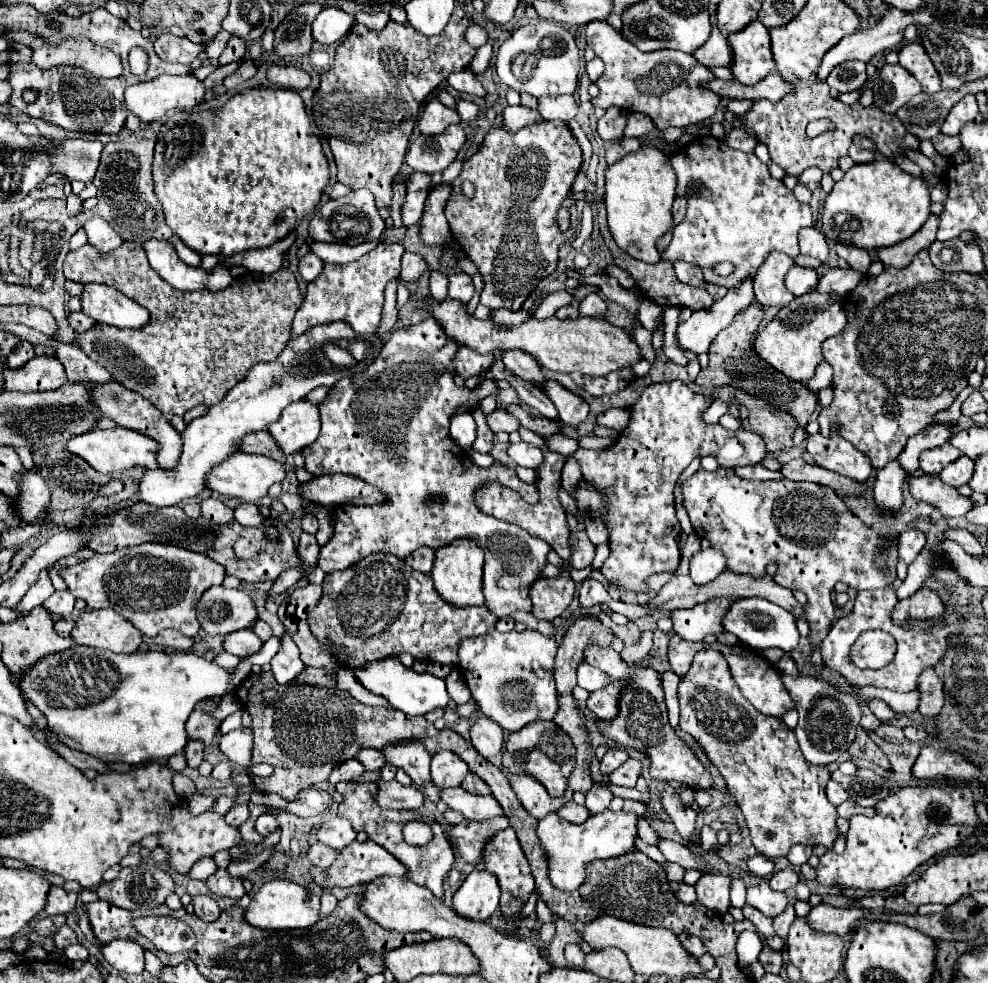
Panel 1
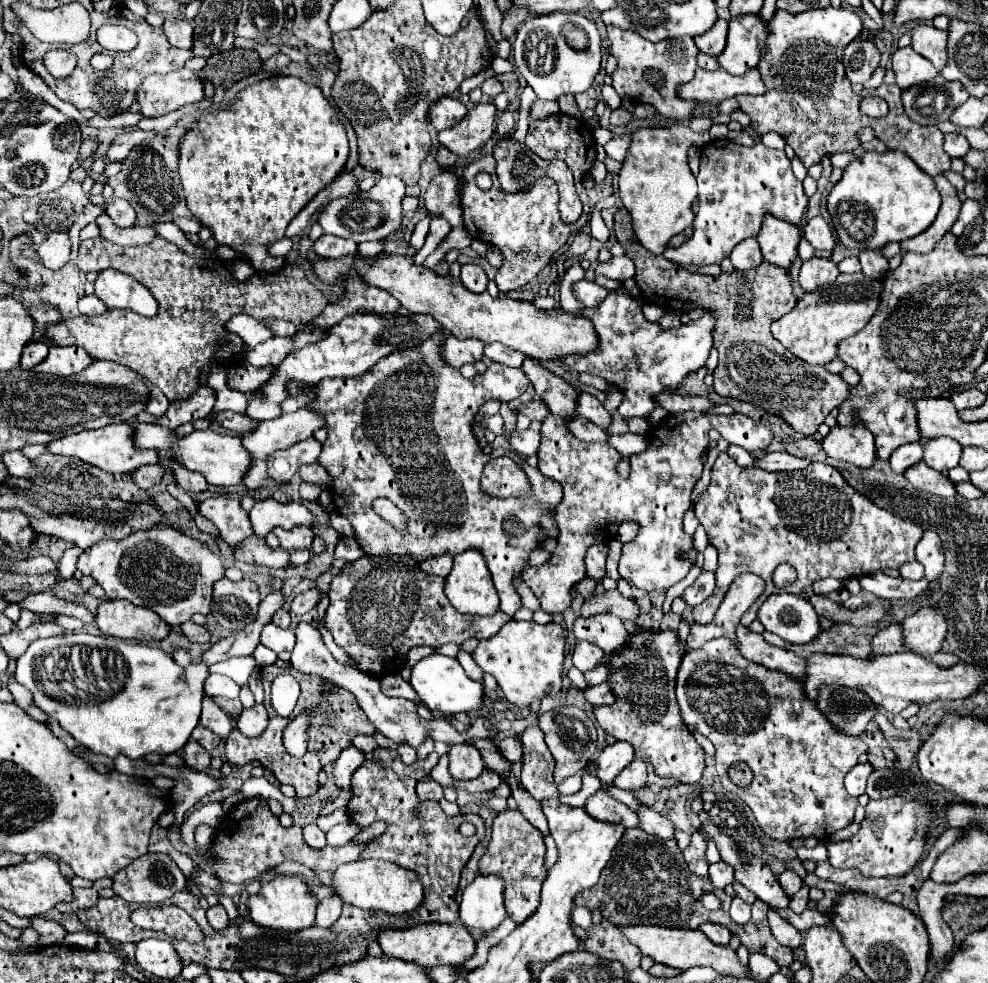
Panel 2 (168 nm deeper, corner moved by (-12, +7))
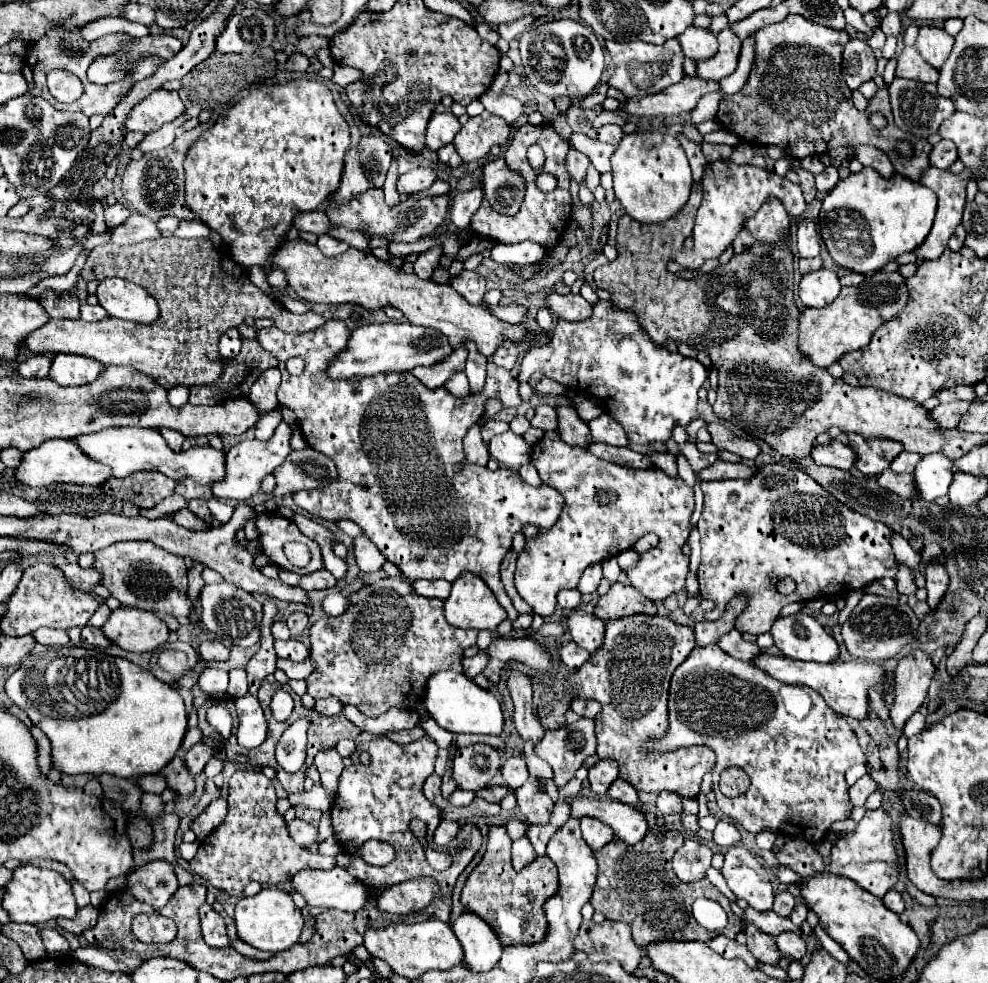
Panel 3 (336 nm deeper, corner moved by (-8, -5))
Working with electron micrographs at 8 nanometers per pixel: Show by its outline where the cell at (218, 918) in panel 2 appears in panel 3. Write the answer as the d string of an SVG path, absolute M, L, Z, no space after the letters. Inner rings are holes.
M201 905L199 909L199 917L201 917L201 931L203 931L203 939L209 947L227 947L229 945L229 937L225 933L225 921L219 913L213 911L211 905Z

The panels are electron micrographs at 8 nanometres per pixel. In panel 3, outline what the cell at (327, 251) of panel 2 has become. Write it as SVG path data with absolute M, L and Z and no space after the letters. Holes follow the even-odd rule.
M323 235L323 237L319 237L317 247L319 247L319 251L321 251L323 255L327 255L327 257L343 255L343 253L349 249L349 245L347 245L345 241L339 241L339 239L331 237L331 235Z

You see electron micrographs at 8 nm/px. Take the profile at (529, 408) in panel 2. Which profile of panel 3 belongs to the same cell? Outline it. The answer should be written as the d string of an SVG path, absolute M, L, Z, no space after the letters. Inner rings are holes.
M541 405L535 409L535 417L531 419L531 427L537 427L541 431L553 431L557 429L557 415L551 405Z

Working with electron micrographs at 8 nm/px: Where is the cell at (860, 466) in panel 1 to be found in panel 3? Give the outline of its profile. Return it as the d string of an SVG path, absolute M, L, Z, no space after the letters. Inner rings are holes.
M837 439L825 445L815 445L811 457L817 465L829 465L837 469L853 469L857 463L855 451L847 443L841 443Z

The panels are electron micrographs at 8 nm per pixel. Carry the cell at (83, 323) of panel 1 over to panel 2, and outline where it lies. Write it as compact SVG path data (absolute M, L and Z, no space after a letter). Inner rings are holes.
M85 295L79 299L79 311L83 315L101 315L107 311L107 305L97 295Z

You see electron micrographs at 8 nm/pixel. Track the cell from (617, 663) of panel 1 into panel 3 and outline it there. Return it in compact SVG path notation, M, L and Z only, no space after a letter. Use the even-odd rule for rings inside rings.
M575 609L569 615L569 633L571 639L587 649L589 653L595 653L601 645L603 645L603 637L605 637L605 623L597 617L593 617L591 613L587 613L585 609Z

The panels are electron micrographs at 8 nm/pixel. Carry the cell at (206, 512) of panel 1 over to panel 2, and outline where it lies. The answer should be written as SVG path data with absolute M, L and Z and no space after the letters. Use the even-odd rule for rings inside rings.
M209 497L199 503L197 511L213 521L229 547L239 545L251 535L251 523L247 511L243 511L237 499L227 497Z

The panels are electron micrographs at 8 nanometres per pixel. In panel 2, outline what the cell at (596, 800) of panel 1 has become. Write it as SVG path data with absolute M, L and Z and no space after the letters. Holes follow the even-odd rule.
M597 791L595 795L591 795L585 803L585 811L599 821L607 821L607 823L617 823L617 825L625 825L626 828L638 827L639 821L636 813L633 813L627 805L619 803L617 799L605 795L605 791Z

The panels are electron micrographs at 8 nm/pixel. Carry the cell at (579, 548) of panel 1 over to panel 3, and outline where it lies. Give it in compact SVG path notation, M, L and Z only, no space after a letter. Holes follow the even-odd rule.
M593 563L593 565L589 565L583 571L577 589L581 593L595 593L597 587L599 587L599 583L601 583L601 579L603 579L603 575L601 575L601 563Z

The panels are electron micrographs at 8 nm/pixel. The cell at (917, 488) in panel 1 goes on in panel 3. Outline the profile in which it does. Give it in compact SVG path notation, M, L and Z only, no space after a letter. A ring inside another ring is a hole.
M887 469L879 475L877 481L885 489L891 489L893 493L897 493L905 499L919 499L919 491L917 491L917 485L915 485L915 479L911 473L893 473L891 469Z

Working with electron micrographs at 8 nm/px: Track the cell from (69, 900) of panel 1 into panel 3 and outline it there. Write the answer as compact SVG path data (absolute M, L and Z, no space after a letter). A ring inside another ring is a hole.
M87 905L87 907L83 907L83 909L79 909L73 919L57 919L57 925L59 925L61 929L69 931L69 933L79 935L83 929L93 927L95 921L97 921L97 917L99 917L99 909L93 907L93 905Z

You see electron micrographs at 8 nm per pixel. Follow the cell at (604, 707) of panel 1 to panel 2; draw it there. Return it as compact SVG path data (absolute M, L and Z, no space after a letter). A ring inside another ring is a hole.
M605 683L585 689L583 695L585 695L587 703L591 703L593 707L597 707L597 705L613 705L613 703L615 703L615 697L613 697L611 689L609 689Z

